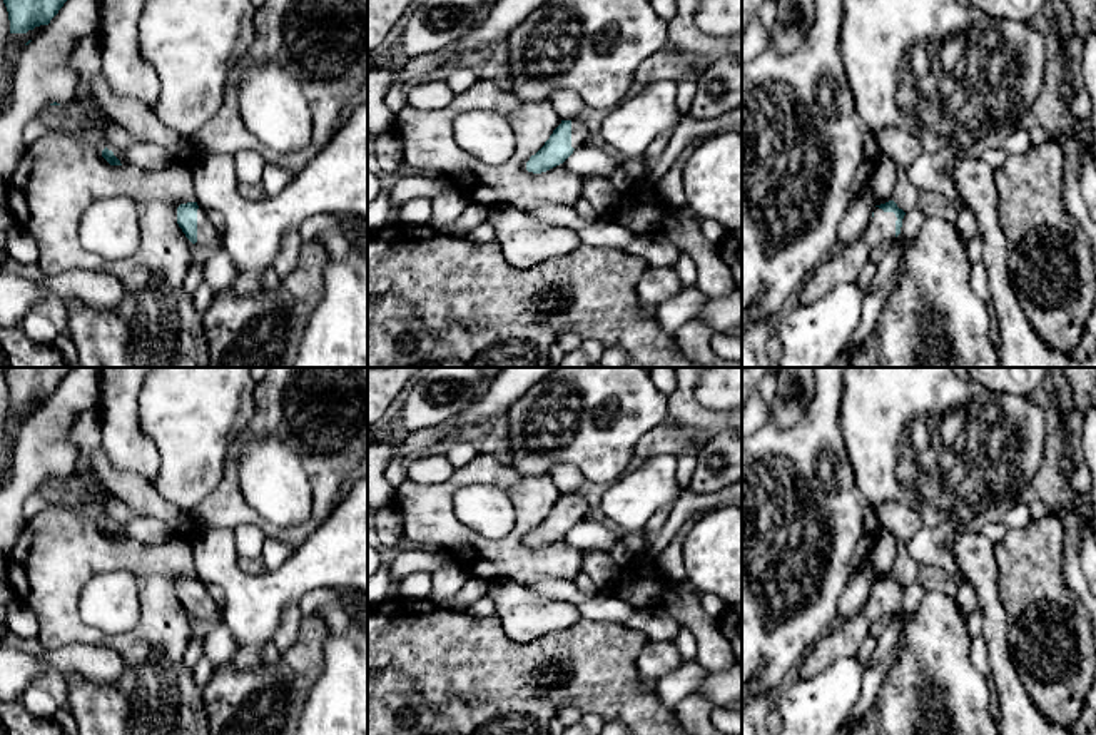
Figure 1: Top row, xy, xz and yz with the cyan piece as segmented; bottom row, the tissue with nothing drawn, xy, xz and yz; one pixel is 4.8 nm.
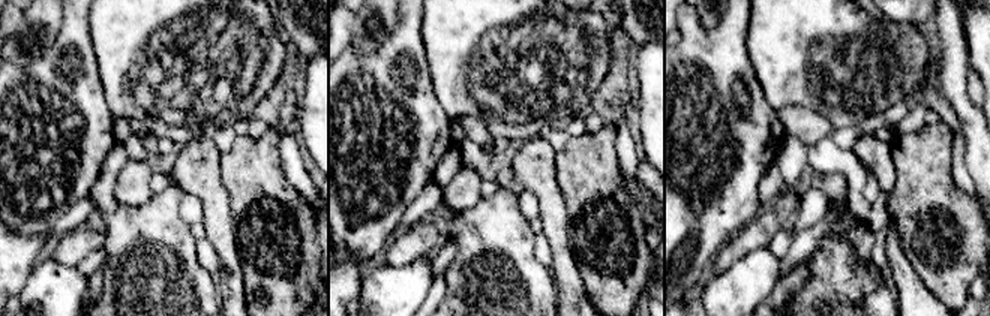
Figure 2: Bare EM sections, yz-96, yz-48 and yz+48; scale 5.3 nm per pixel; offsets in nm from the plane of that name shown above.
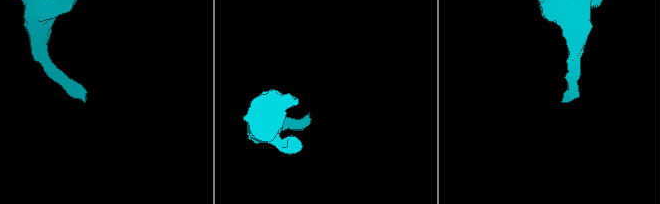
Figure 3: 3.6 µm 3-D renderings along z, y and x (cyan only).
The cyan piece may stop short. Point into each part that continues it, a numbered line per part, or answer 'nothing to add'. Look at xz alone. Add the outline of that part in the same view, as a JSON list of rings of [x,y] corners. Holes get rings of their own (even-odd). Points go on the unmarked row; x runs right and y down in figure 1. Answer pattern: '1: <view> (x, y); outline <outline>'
1: xz (578, 501); outline [[[583,491],[571,493],[571,521],[578,523],[588,511],[588,501]]]

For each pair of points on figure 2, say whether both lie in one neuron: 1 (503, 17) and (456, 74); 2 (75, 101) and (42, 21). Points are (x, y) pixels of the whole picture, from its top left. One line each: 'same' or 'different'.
1: same
2: different

